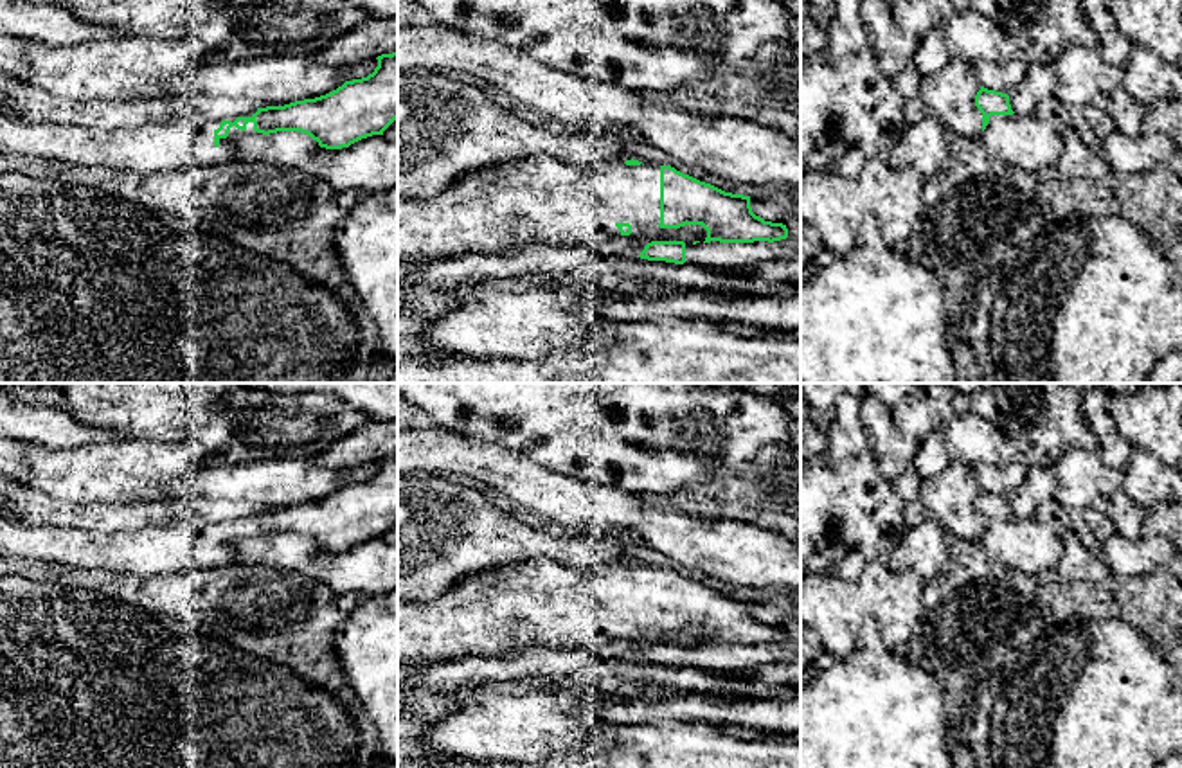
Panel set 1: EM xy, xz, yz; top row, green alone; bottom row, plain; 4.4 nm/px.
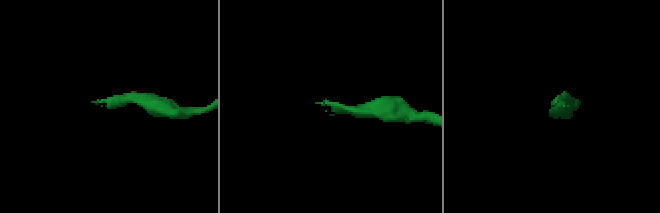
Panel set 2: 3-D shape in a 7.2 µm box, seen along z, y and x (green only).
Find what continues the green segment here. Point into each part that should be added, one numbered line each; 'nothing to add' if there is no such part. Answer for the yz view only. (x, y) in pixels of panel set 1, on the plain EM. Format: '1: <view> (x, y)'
1: yz (1029, 545)

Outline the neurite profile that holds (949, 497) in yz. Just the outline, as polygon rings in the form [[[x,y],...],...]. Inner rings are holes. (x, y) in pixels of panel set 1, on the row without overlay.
[[[950,464],[932,478],[921,480],[919,502],[927,516],[952,534],[981,543],[982,516],[975,509],[981,486],[973,469],[964,464]]]

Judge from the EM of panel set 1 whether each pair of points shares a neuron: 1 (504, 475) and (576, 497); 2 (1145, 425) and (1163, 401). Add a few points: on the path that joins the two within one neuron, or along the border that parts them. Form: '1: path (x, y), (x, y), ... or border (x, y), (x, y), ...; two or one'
1: path (522, 481), (558, 493); one
2: path (1150, 419), (1163, 407); one

